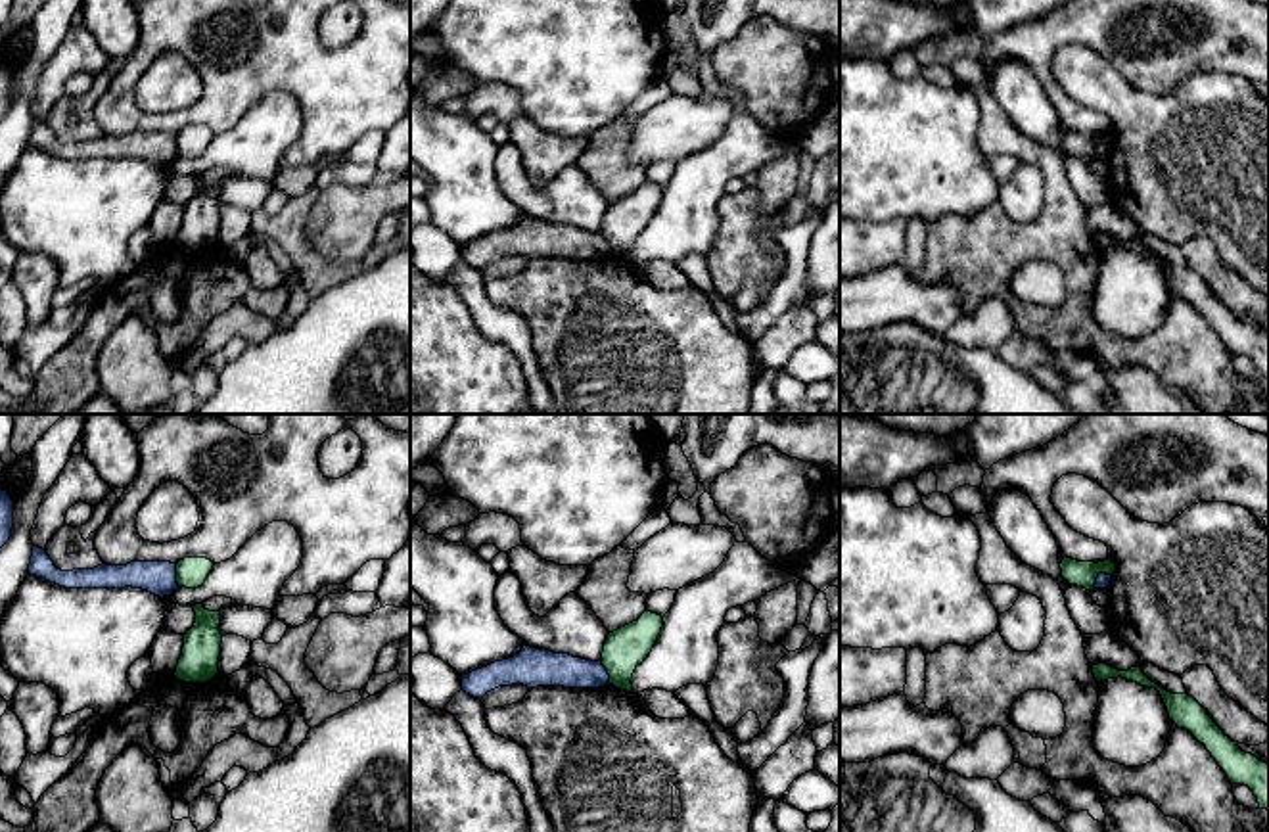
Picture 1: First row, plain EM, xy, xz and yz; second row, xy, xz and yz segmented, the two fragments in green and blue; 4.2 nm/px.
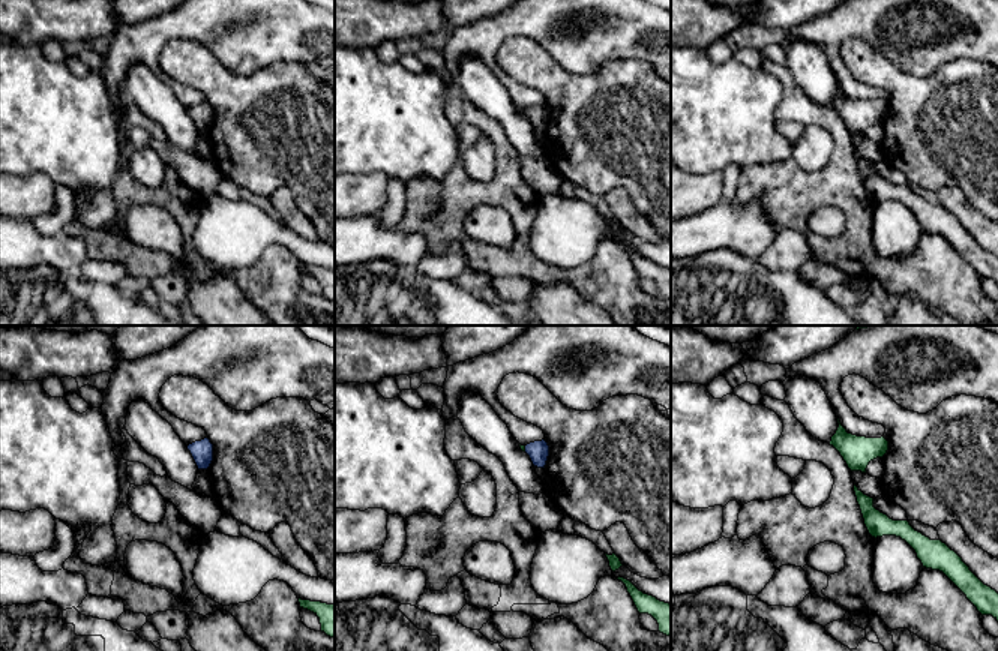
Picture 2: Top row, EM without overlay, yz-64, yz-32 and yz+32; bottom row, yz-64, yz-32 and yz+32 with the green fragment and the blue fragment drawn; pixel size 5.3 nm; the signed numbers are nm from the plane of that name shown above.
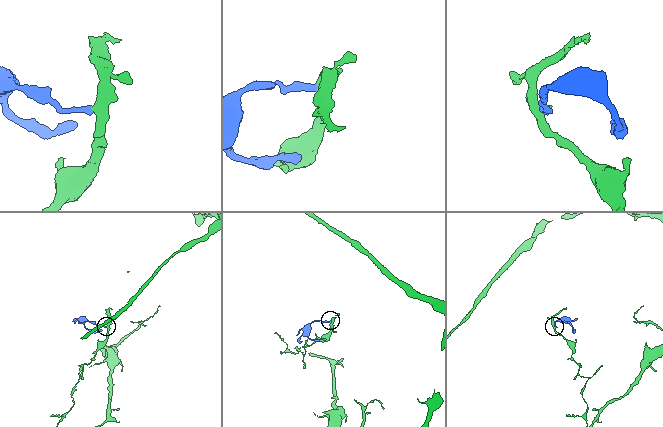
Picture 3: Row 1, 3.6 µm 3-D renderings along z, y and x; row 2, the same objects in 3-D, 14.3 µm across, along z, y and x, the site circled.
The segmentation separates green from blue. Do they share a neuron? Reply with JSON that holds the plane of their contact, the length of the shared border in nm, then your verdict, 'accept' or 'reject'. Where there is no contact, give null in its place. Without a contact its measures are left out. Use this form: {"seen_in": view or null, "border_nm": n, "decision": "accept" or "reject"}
{"seen_in": "xy", "border_nm": 100, "decision": "reject"}

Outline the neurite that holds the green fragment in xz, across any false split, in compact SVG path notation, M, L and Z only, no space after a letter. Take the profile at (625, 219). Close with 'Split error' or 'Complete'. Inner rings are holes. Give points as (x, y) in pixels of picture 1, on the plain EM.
M646 180L636 192L608 205L602 236L610 245L610 255L633 263L633 243L652 222L661 197L663 188Z. Complete

